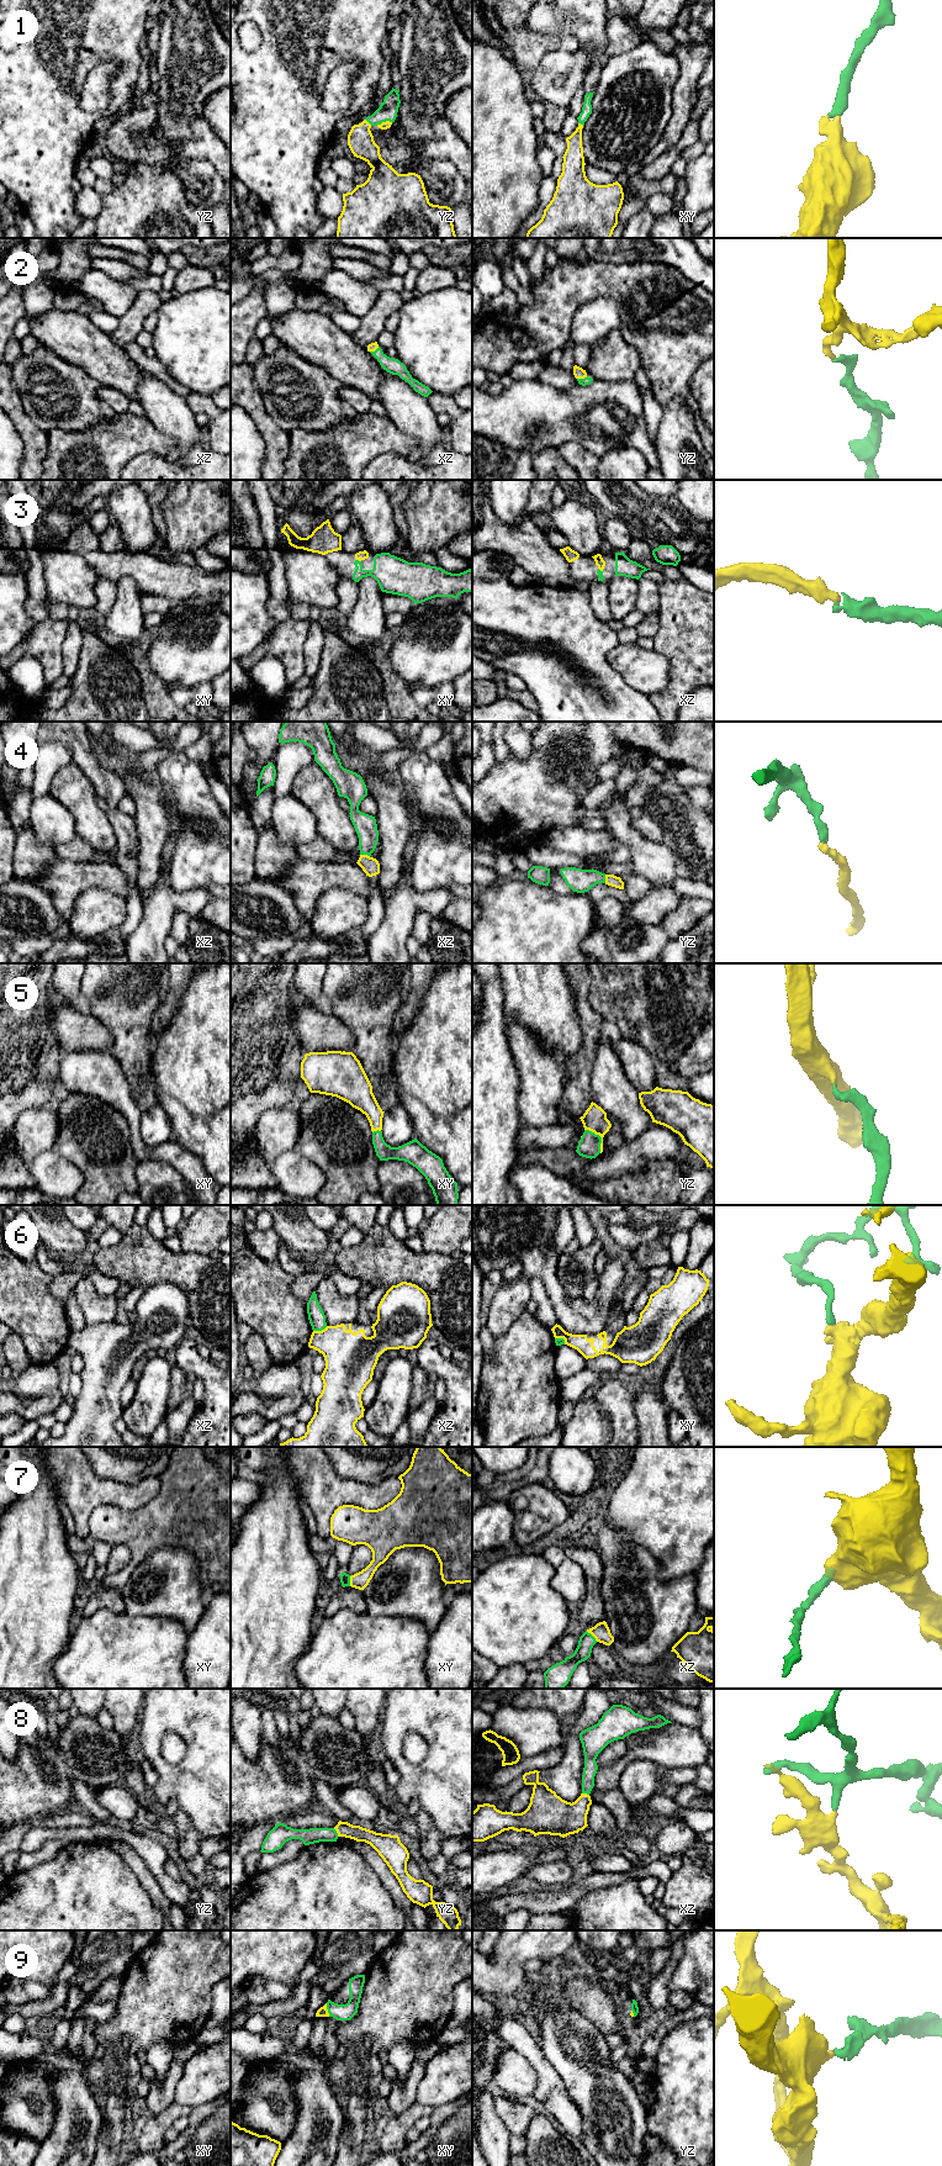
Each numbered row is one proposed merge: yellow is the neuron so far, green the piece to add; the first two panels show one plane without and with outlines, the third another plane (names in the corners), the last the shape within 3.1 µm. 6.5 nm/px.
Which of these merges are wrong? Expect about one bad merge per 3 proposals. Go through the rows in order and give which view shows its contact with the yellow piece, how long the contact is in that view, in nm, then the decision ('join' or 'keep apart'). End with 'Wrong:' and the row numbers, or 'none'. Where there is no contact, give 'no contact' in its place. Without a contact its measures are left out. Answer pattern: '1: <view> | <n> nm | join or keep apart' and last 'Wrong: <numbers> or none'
1: yz | 60 nm | join
2: yz | 70 nm | join
3: xy | 40 nm | join
4: xz | 70 nm | join
5: yz | 190 nm | join
6: xz | 100 nm | keep apart
7: xz | 100 nm | join
8: yz | 70 nm | join
9: xy | 90 nm | join
Wrong: 6

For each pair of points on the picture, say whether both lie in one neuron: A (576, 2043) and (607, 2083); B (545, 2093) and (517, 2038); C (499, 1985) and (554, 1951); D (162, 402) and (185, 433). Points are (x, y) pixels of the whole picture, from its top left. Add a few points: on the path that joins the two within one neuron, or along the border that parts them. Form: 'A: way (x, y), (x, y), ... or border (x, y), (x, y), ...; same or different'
A: way (578, 2053), (599, 2074); same
B: way (545, 2080), (544, 2069), (530, 2051); same
C: way (511, 1970), (529, 1951), (539, 1951); same
D: way (165, 410), (181, 426); same

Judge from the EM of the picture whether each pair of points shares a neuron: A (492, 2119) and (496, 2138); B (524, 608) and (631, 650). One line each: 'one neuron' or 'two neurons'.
A: one neuron
B: two neurons

